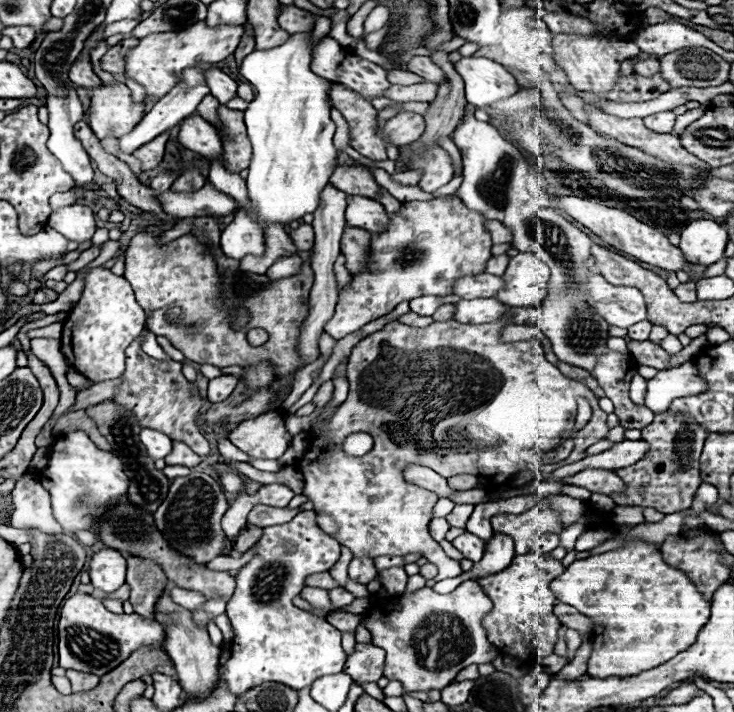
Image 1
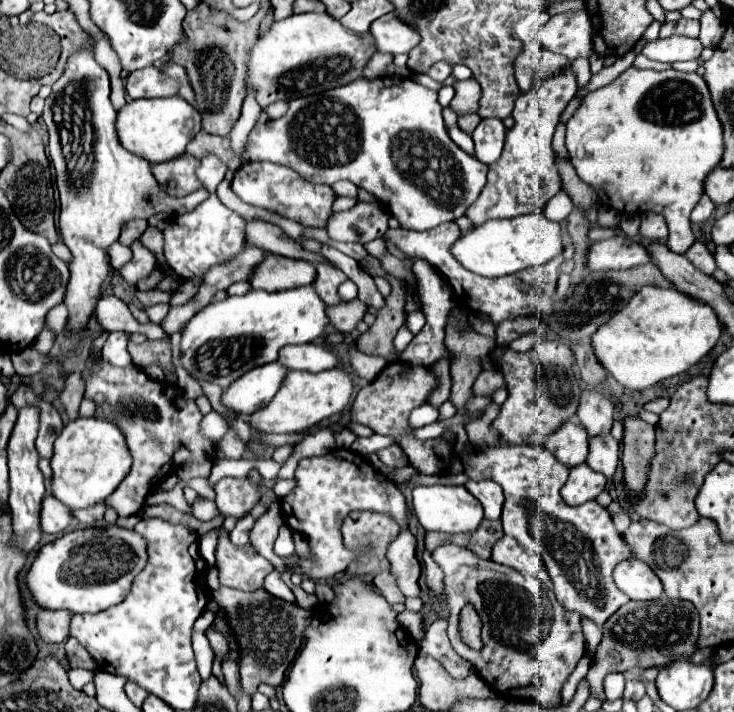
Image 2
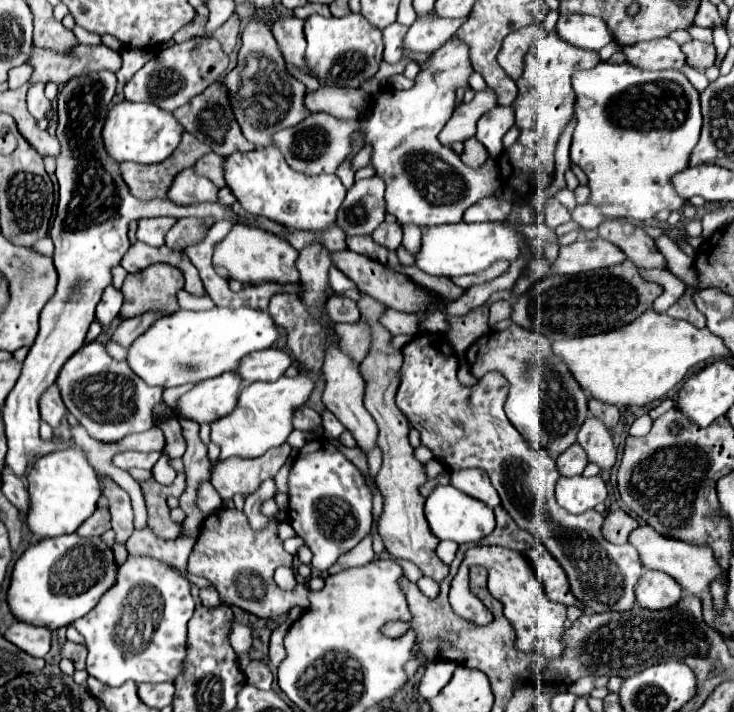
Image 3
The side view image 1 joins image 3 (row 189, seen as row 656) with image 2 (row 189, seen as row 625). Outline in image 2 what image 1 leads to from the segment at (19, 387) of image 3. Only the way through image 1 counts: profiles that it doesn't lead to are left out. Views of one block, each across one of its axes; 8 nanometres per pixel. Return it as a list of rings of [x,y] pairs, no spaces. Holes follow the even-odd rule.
[[[88,34],[86,44],[68,58],[68,64],[64,66],[62,76],[52,86],[52,94],[46,98],[46,106],[44,106],[44,114],[42,114],[48,134],[50,134],[48,154],[50,154],[54,170],[56,170],[56,184],[60,190],[58,228],[60,228],[64,244],[72,252],[72,264],[70,264],[72,276],[70,276],[70,284],[68,284],[64,302],[70,310],[68,320],[74,330],[78,330],[86,324],[92,308],[98,302],[100,284],[106,280],[108,268],[110,268],[110,264],[108,264],[110,258],[108,258],[106,250],[114,240],[118,240],[120,228],[124,222],[134,220],[134,218],[150,218],[152,214],[158,214],[158,212],[166,212],[166,214],[192,212],[192,208],[196,208],[196,204],[204,202],[210,196],[210,192],[206,188],[200,188],[184,198],[174,198],[174,196],[164,194],[162,188],[158,186],[156,178],[152,176],[150,162],[128,152],[120,144],[120,138],[116,136],[116,110],[110,104],[110,78],[108,78],[108,72],[96,62],[94,48],[96,48],[96,38],[92,34]]]

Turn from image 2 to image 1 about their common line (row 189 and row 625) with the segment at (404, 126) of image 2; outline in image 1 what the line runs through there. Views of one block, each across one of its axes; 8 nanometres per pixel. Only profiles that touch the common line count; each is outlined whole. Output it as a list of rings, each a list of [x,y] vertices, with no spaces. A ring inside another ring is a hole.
[[[466,580],[448,594],[438,594],[424,586],[396,600],[389,599],[387,609],[372,608],[360,614],[360,622],[370,630],[372,642],[386,650],[384,676],[402,682],[406,692],[428,692],[452,684],[456,674],[468,664],[494,662],[500,654],[488,642],[482,626],[488,610],[492,610],[492,602],[480,584]]]

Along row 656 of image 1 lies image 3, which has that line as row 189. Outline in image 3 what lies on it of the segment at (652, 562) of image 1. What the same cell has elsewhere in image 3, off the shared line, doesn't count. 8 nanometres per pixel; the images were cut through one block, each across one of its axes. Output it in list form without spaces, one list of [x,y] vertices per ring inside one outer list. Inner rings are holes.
[[[600,62],[596,68],[574,72],[572,86],[576,92],[576,128],[572,134],[570,162],[580,166],[588,176],[590,200],[576,206],[572,220],[584,230],[596,230],[608,218],[652,220],[660,210],[680,210],[684,200],[672,192],[668,178],[688,168],[688,156],[700,138],[702,114],[696,88],[680,70],[638,70],[630,64]]]

